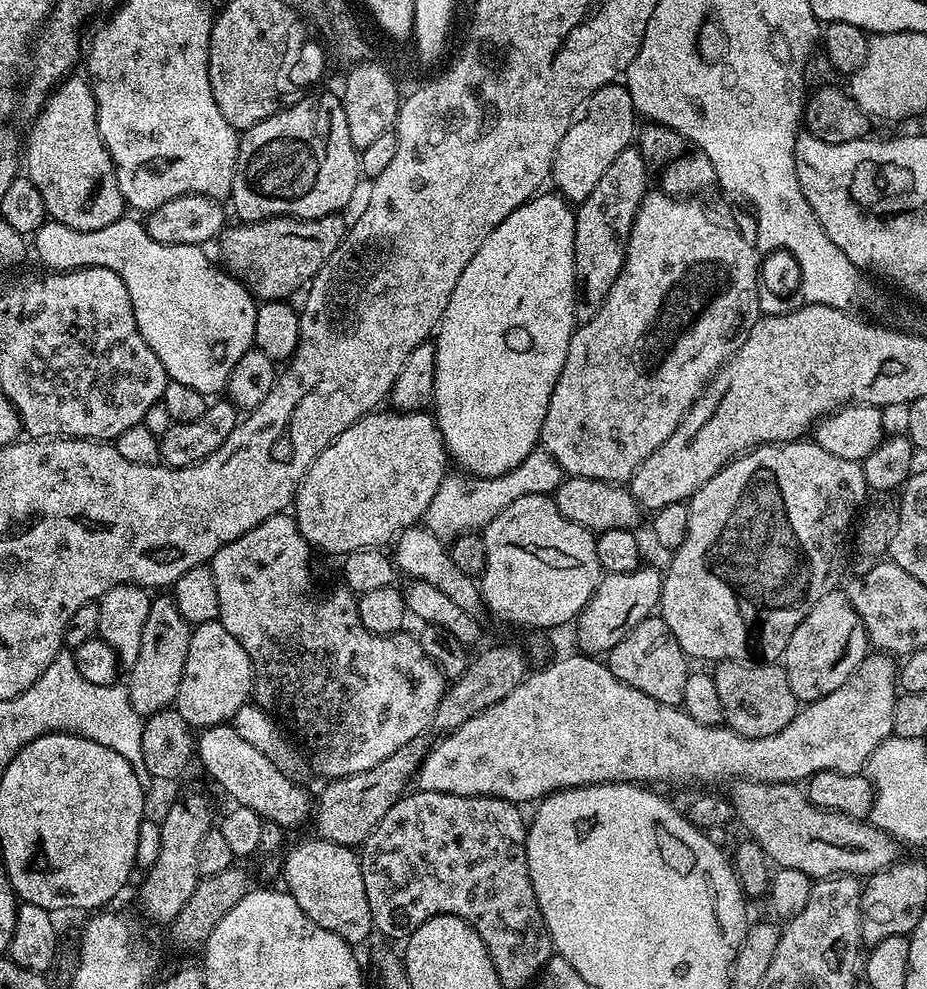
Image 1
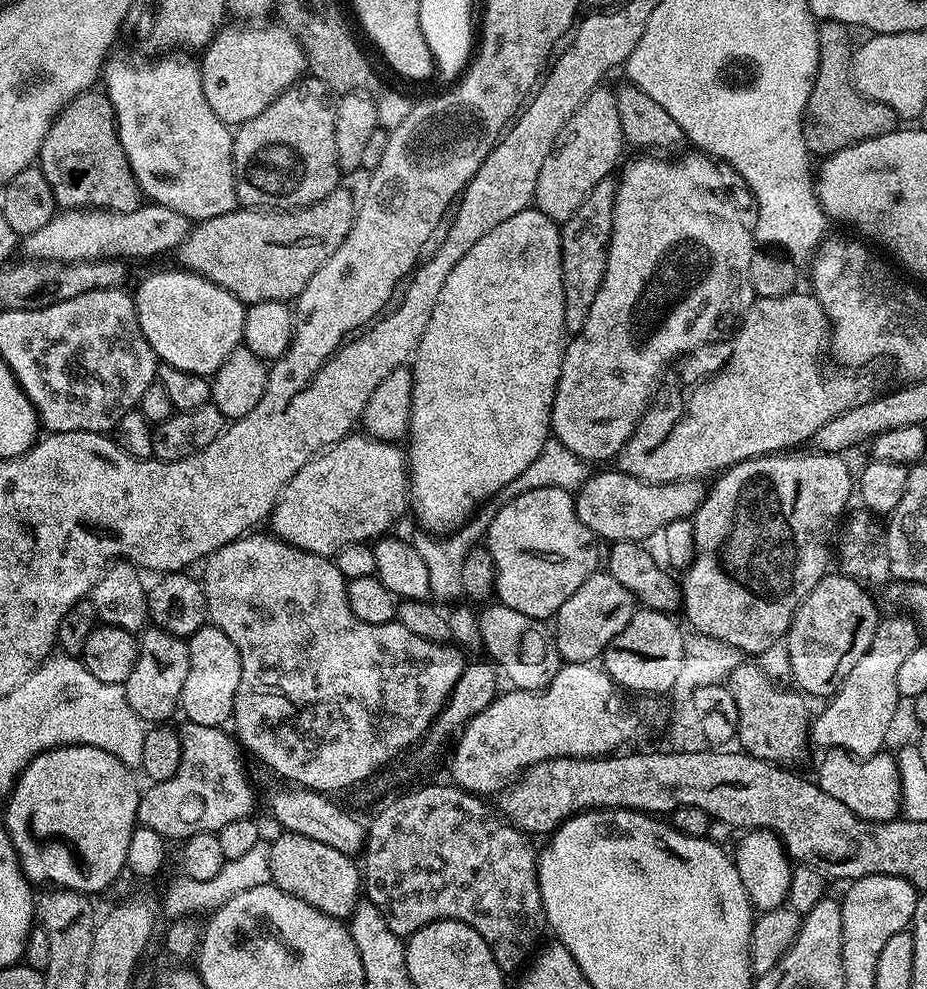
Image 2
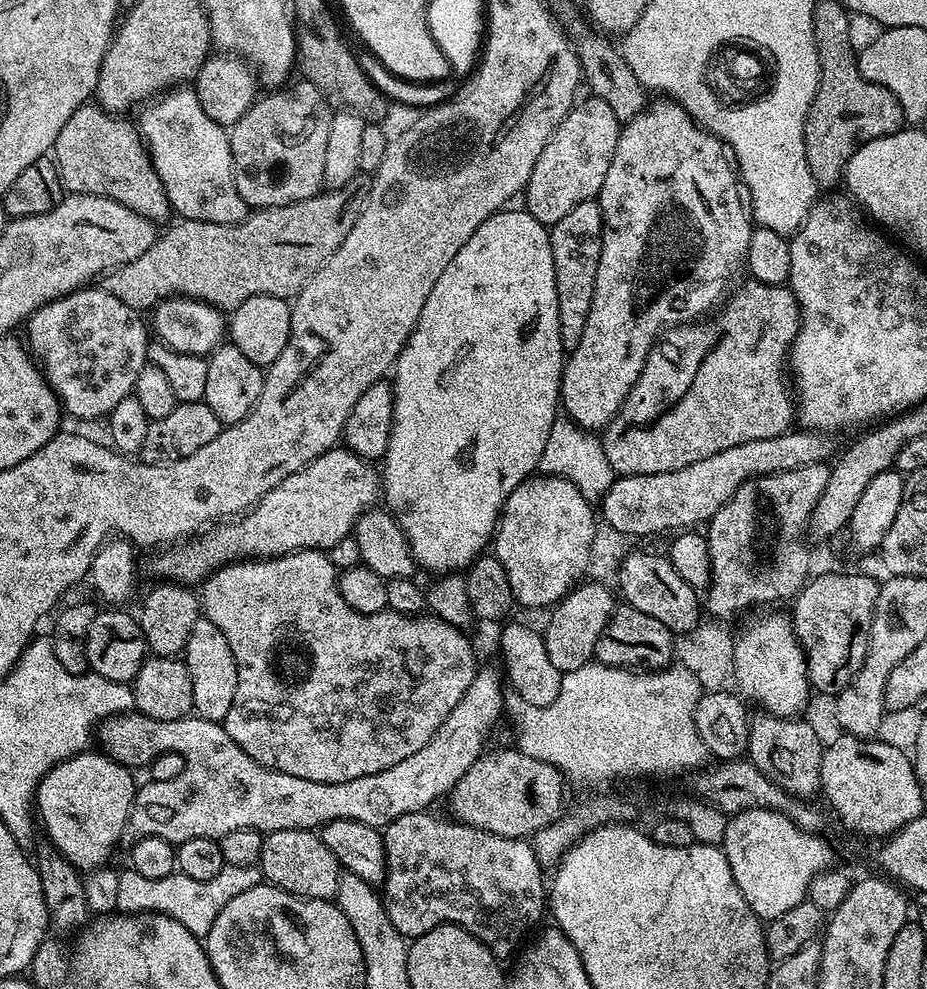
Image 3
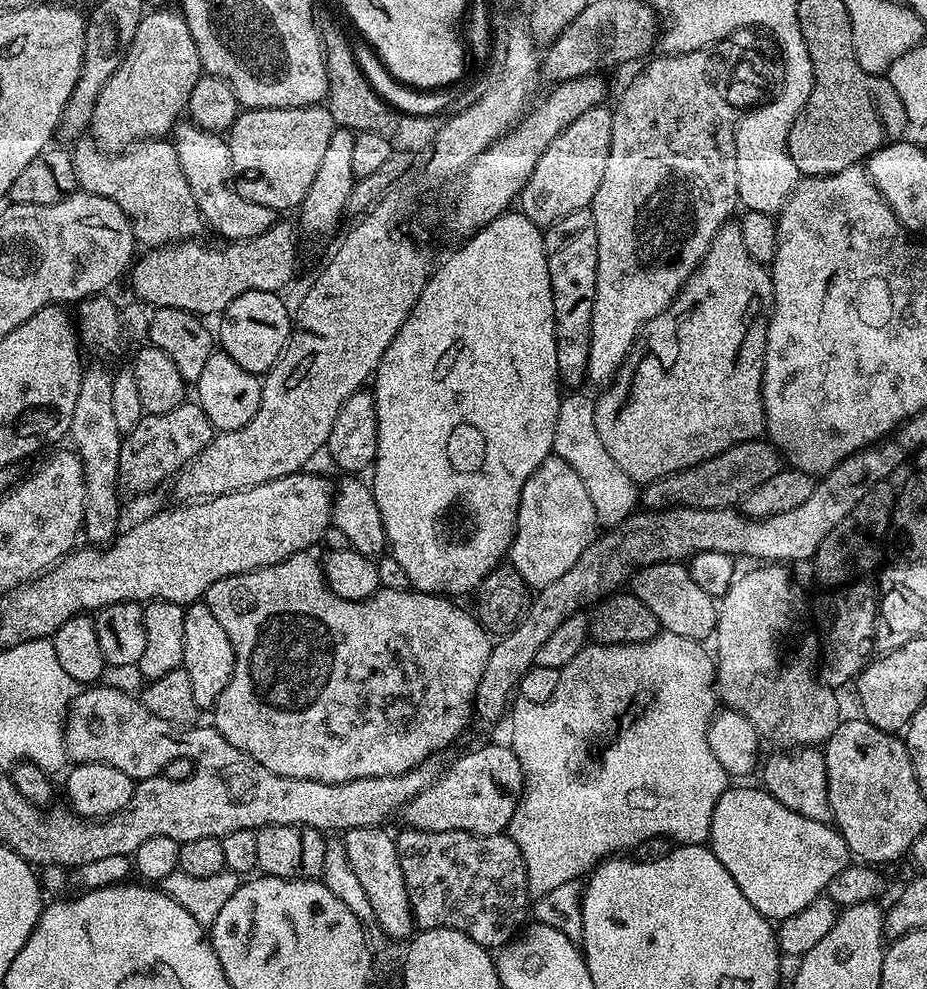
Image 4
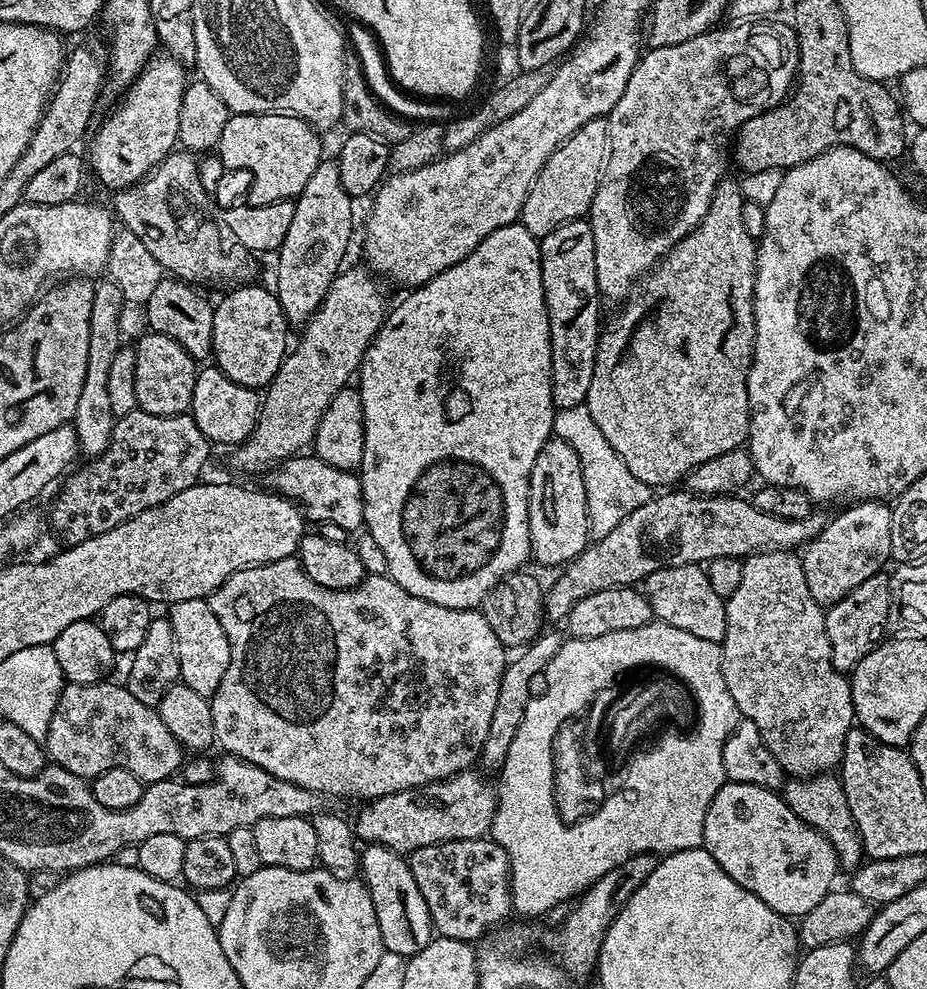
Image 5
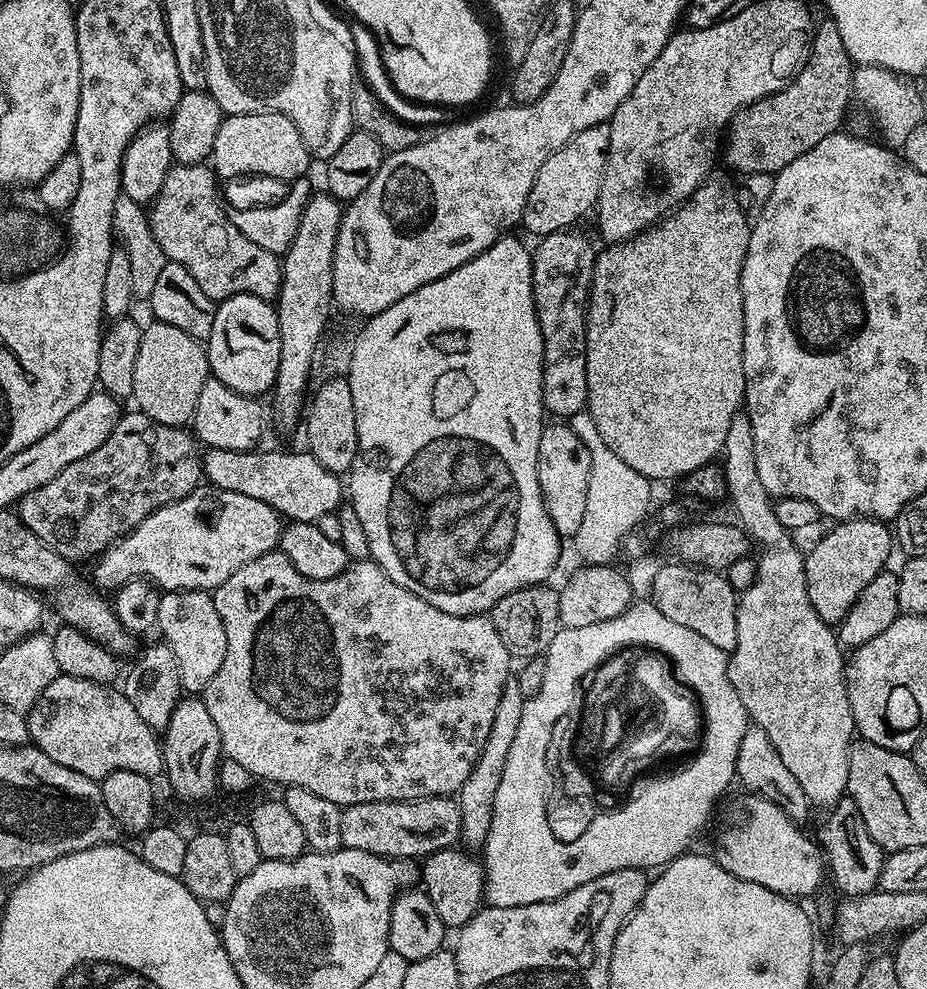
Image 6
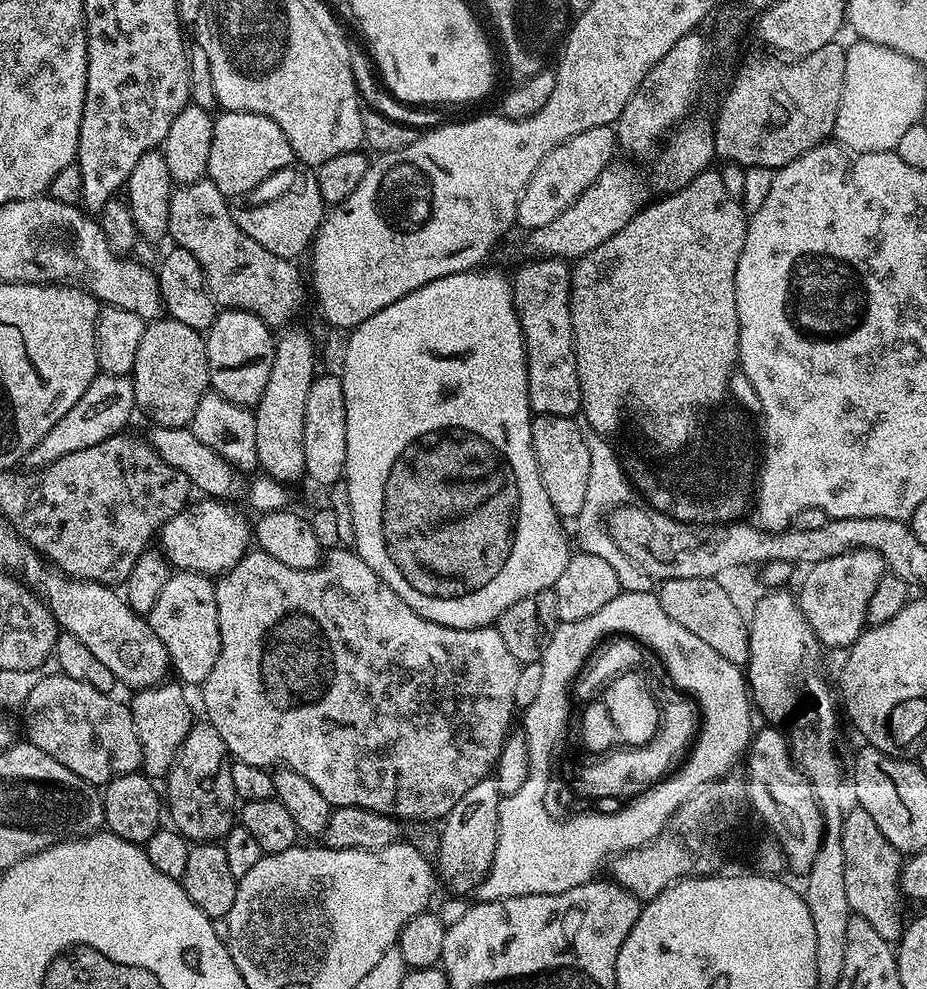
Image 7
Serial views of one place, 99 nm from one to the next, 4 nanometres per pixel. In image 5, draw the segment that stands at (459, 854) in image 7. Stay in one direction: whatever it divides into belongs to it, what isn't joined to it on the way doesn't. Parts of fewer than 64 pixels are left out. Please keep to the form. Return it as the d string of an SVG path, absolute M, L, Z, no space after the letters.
M545 631L536 637L519 653L516 661L509 663L502 674L502 682L498 686L498 698L494 705L494 714L490 718L490 731L486 733L486 742L480 751L479 763L488 768L499 770L504 766L506 754L510 754L510 746L514 743L514 734L518 734L518 726L522 726L522 718L526 714L526 706L532 699L530 694L530 681L534 674L543 672L548 664L558 654L558 650L564 645L565 637L556 632Z

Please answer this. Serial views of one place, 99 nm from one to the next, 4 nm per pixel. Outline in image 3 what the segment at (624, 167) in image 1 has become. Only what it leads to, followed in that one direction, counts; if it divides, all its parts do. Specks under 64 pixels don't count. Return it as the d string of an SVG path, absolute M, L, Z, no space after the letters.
M596 200L578 202L562 222L551 225L552 253L554 254L554 278L558 286L558 322L560 323L560 337L565 349L571 350L578 346L578 338L582 338L586 318L590 314L590 302L594 298L594 282L598 274L598 258L602 254L602 234L604 233L604 219L602 210Z

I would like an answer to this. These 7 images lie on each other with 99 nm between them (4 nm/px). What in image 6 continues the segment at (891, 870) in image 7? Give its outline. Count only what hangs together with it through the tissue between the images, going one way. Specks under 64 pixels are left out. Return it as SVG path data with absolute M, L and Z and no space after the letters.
M845 795L831 810L820 828L819 847L822 849L823 859L826 861L827 871L832 871L832 880L836 888L845 897L861 896L867 892L877 891L882 874L882 866L886 859L883 848L870 838L870 830L866 830L866 821L851 796Z

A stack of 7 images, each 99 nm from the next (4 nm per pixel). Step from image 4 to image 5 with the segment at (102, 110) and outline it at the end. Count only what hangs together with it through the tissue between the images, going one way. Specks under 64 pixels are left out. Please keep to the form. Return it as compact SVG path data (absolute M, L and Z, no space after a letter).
M170 54L149 60L138 79L123 93L120 105L100 124L91 137L90 166L111 190L129 188L149 176L177 147L178 114L182 114L182 94L186 87L185 65Z

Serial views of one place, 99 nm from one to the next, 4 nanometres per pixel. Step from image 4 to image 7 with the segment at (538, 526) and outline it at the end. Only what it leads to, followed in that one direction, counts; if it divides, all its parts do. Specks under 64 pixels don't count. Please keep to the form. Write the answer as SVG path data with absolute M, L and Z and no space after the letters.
M571 416L532 417L532 445L542 478L542 490L550 498L561 518L574 518L586 503L586 485L590 482L590 450L582 439L582 427Z

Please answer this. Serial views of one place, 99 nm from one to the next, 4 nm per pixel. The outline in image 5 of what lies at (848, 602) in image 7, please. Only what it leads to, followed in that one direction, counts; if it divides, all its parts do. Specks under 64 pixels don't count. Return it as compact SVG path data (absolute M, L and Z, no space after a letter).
M862 500L847 505L845 512L825 523L823 530L808 541L802 552L806 587L814 602L827 606L846 598L854 586L862 586L866 578L885 571L892 560L890 530L892 529L891 503L882 500Z

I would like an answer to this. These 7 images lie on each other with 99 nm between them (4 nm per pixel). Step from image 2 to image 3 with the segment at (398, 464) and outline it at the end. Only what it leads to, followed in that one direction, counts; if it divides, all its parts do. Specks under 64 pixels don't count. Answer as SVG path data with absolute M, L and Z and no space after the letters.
M343 446L331 448L314 458L301 472L286 477L274 486L254 507L231 522L220 522L215 526L161 551L152 568L168 582L179 582L185 586L196 586L208 579L223 564L234 564L238 560L259 560L289 556L291 552L305 552L308 548L327 550L341 538L353 535L358 518L371 508L377 507L382 496L382 476L369 461L355 456Z

